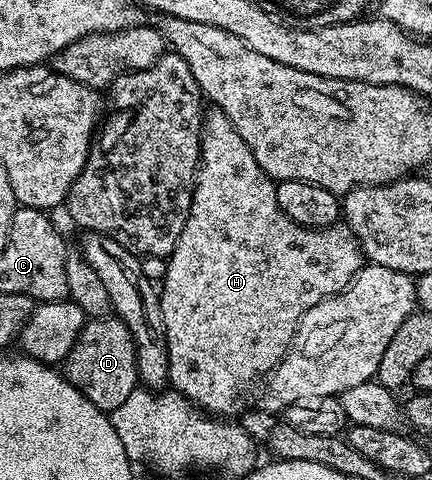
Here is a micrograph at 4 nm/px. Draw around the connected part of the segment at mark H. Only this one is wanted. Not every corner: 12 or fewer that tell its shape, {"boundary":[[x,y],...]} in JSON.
{"boundary":[[220,107],[158,288],[170,386],[235,414],[364,258]]}

